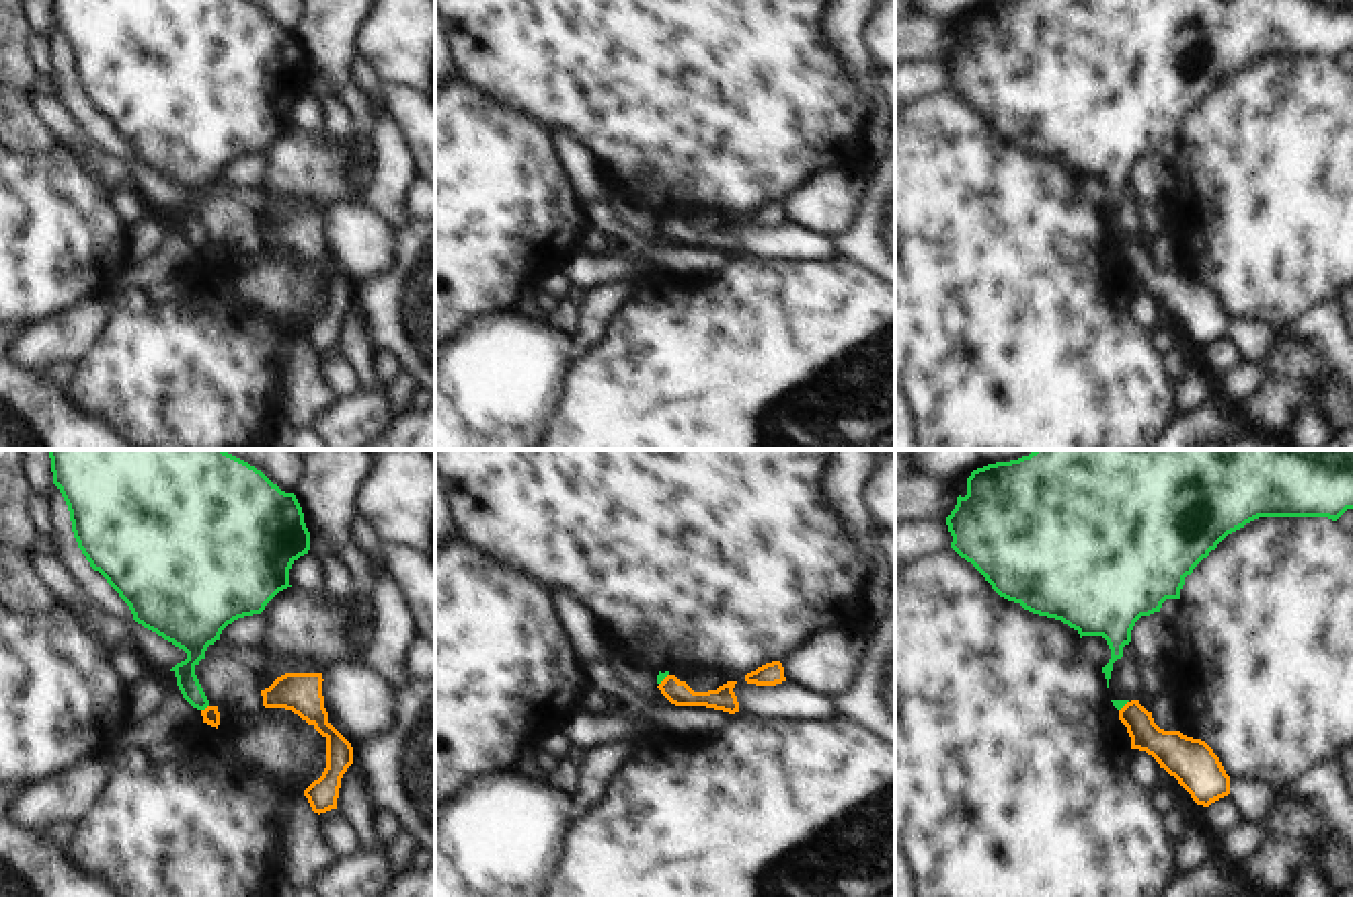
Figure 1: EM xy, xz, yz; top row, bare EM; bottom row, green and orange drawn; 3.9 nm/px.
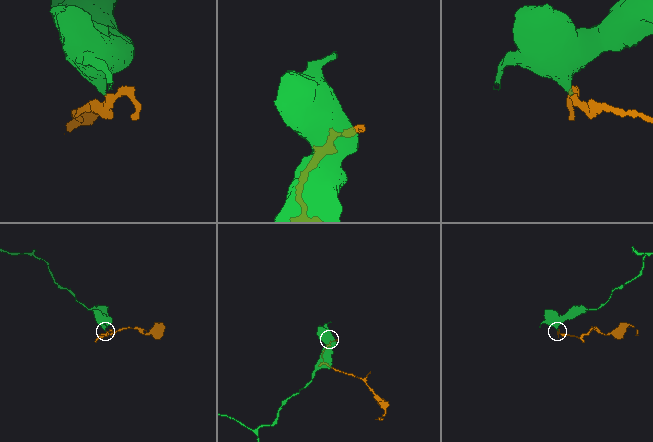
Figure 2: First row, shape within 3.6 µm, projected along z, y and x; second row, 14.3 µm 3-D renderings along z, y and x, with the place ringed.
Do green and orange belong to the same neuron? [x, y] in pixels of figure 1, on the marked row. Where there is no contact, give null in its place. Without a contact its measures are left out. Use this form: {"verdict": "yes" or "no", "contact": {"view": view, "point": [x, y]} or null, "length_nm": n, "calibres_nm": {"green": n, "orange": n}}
{"verdict": "no", "contact": {"view": "xy", "point": [204, 709]}, "length_nm": 40, "calibres_nm": {"green": 90, "orange": 70}}

